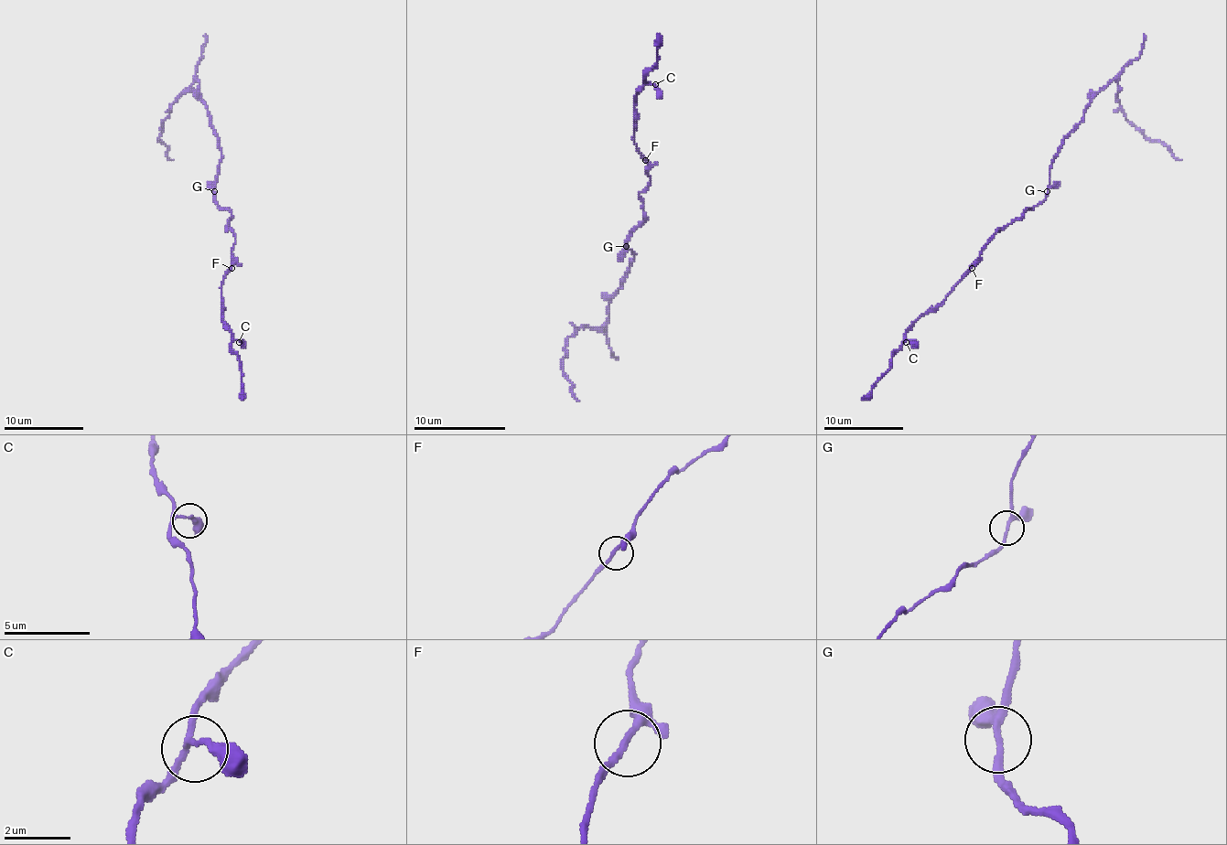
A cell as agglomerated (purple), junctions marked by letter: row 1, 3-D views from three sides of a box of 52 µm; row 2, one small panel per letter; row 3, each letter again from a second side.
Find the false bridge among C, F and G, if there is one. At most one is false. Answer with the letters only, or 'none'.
none

